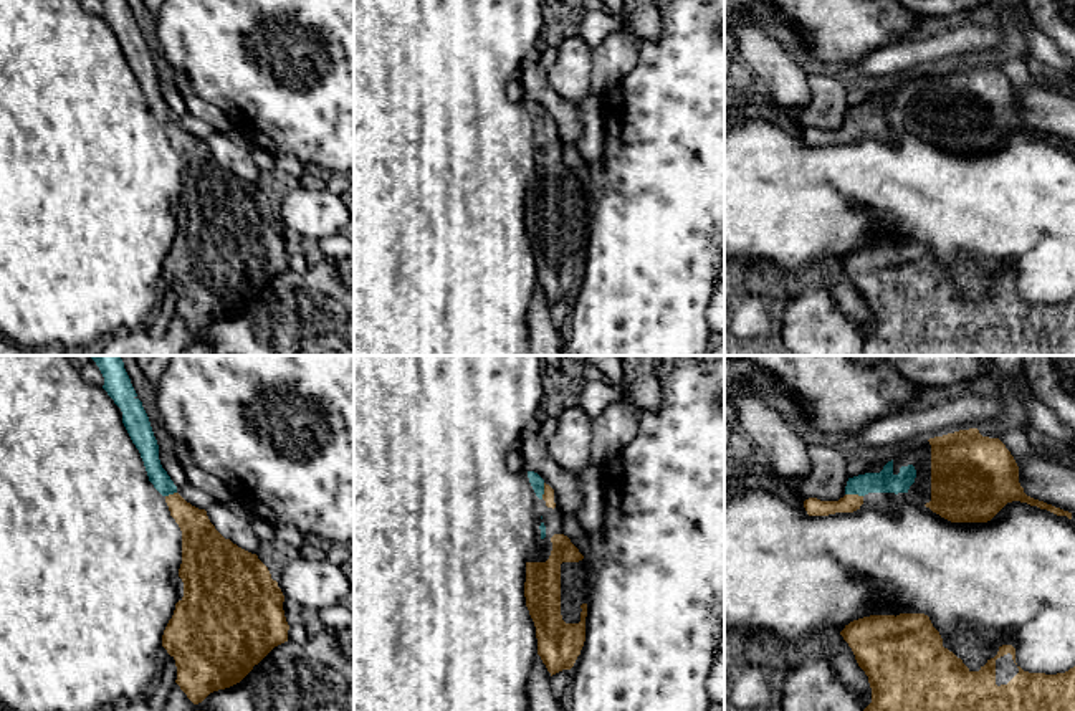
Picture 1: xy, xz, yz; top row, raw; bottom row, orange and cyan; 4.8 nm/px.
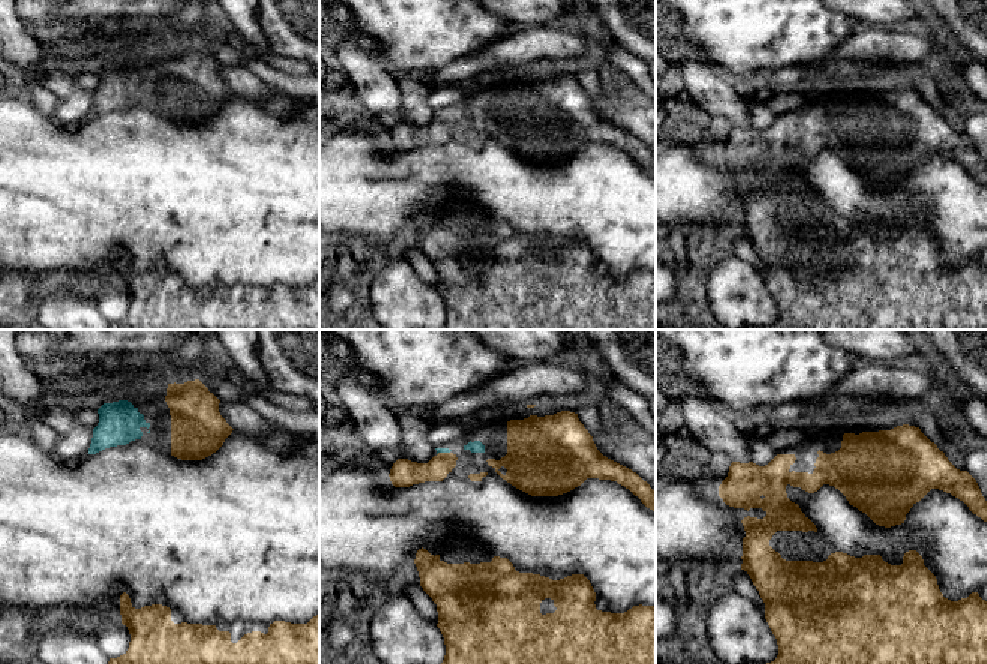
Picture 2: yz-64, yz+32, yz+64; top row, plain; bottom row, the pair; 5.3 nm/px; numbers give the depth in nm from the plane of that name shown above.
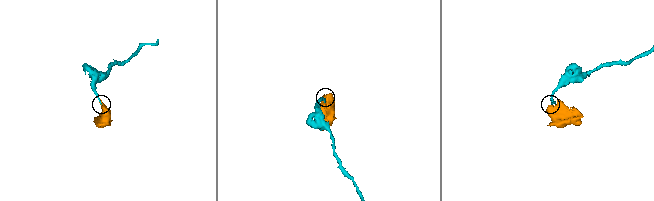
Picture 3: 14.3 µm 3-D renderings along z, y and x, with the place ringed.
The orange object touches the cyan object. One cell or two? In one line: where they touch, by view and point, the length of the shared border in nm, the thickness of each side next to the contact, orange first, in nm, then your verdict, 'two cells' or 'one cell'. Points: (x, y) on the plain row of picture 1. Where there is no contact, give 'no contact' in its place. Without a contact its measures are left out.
yz (854, 124) | 90 nm | 90/110 nm | one cell

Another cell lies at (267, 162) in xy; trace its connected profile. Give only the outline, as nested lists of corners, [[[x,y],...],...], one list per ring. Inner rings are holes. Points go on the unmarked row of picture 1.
[[[251,146],[250,149],[251,149],[251,157],[258,165],[260,172],[273,172],[276,169],[276,157],[273,157],[271,154],[268,154],[260,147]]]

